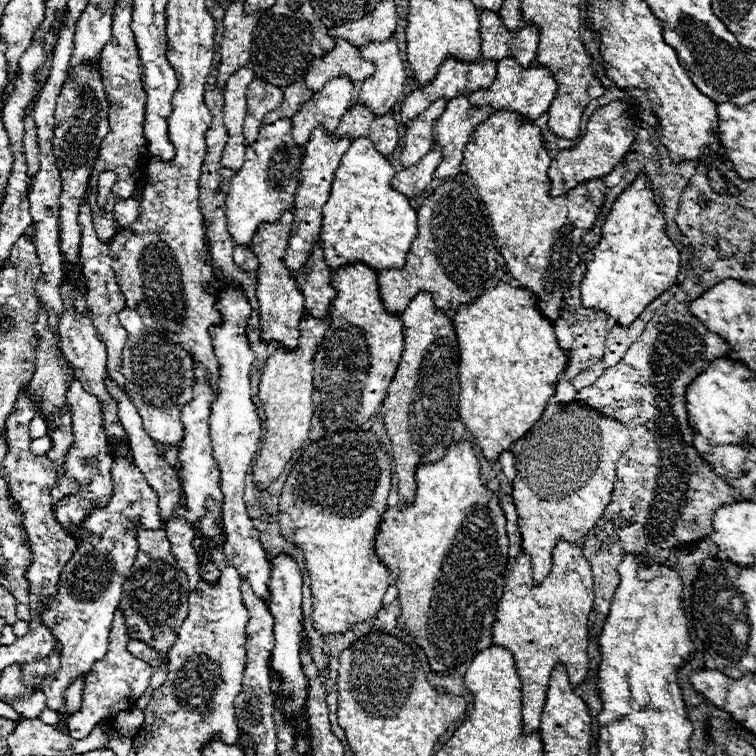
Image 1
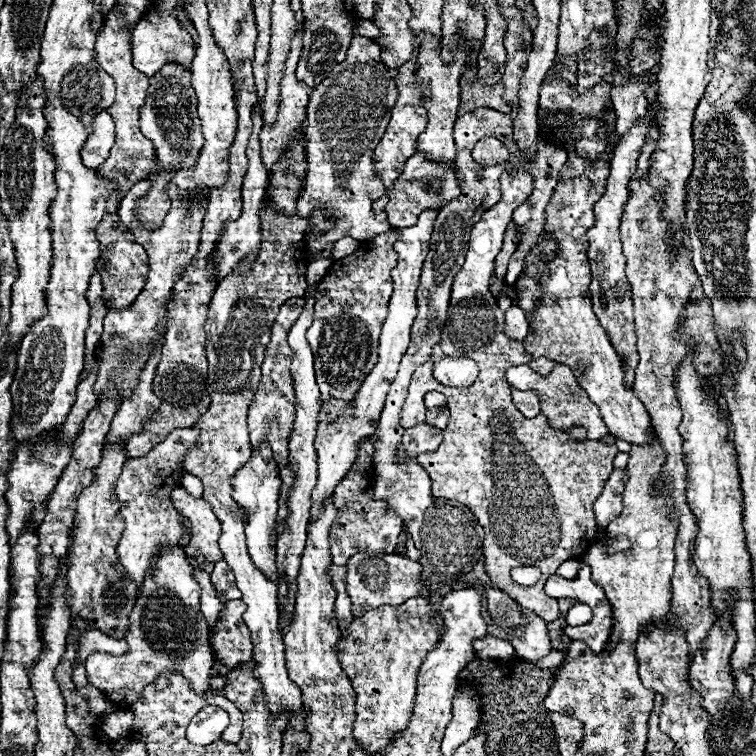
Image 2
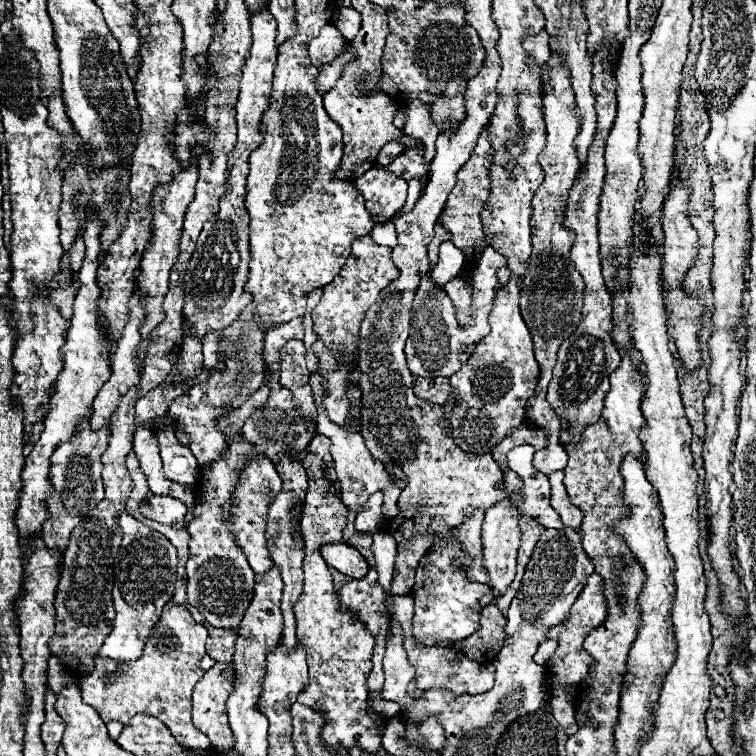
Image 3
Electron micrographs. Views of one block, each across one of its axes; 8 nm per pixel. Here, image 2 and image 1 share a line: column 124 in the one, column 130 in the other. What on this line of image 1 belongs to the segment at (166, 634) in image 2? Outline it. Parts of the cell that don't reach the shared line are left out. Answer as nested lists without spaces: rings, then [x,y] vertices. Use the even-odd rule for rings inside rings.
[[[118,610],[114,614],[114,622],[112,622],[112,630],[110,630],[110,646],[108,652],[104,656],[104,660],[98,660],[92,670],[86,674],[86,684],[84,684],[84,704],[80,708],[78,714],[70,716],[68,726],[70,726],[70,736],[72,738],[84,738],[90,734],[92,726],[98,720],[108,720],[114,718],[118,712],[122,710],[130,710],[134,708],[136,700],[142,696],[142,692],[148,688],[150,676],[152,676],[152,666],[146,664],[140,658],[134,658],[126,646],[130,642],[130,634],[126,630],[124,624],[124,616],[122,610]]]

